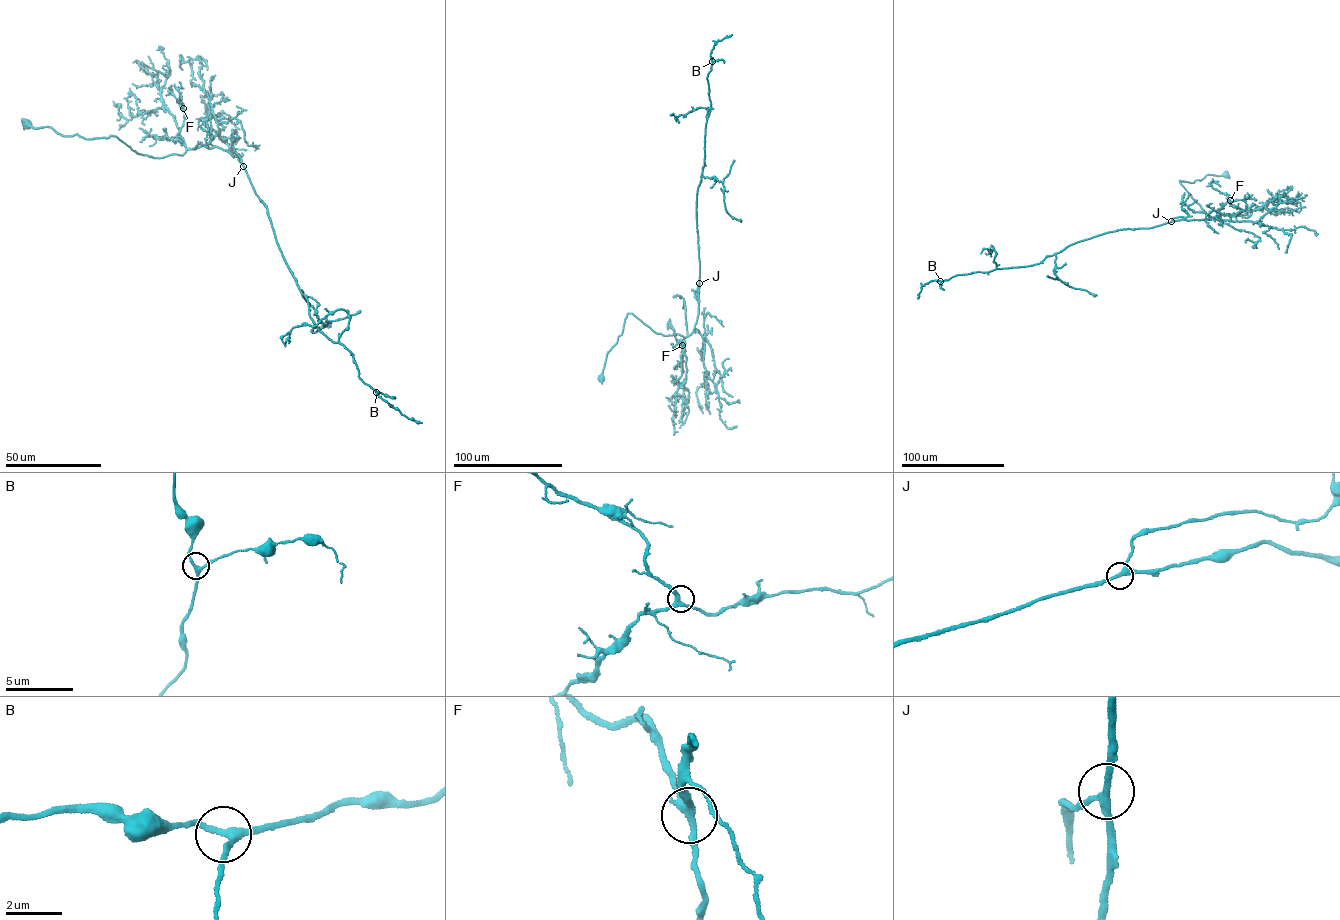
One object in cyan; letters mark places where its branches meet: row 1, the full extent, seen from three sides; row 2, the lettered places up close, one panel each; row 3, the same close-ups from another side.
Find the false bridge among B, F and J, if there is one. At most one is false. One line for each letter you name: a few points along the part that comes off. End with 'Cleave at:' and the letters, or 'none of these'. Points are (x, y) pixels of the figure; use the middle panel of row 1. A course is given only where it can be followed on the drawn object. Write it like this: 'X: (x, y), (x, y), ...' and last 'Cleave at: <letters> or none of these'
Cleave at: none of these

